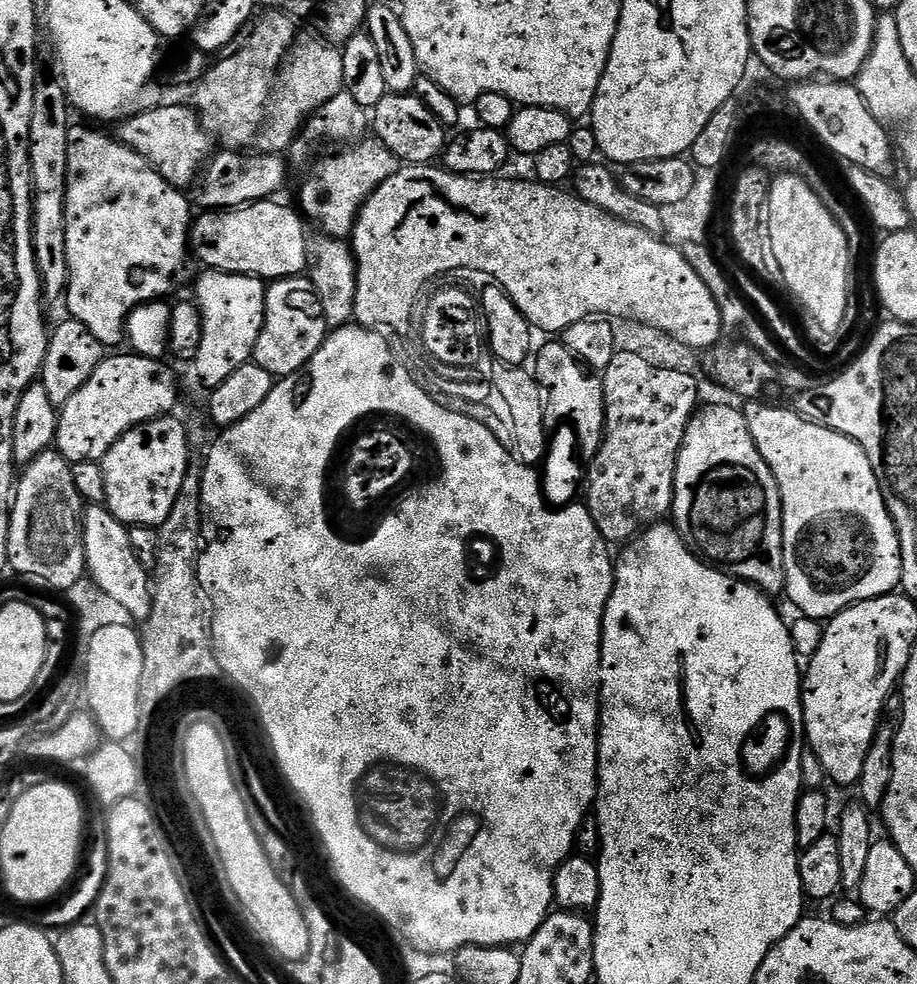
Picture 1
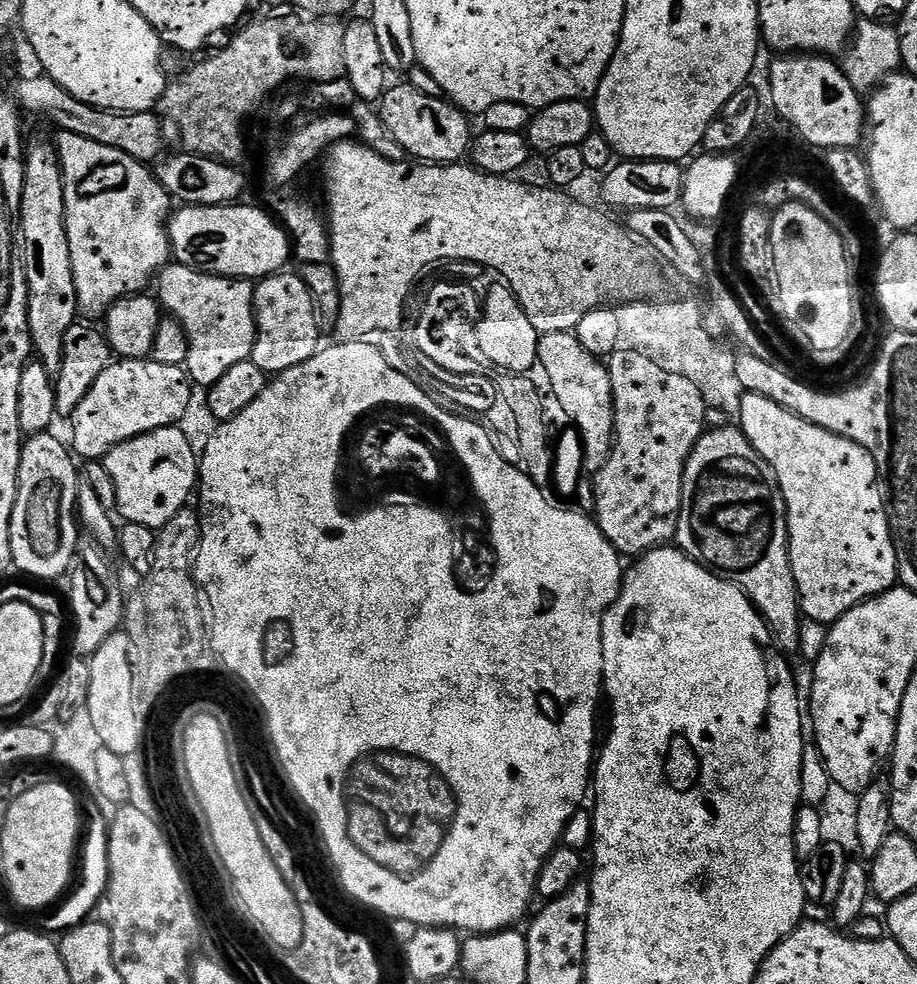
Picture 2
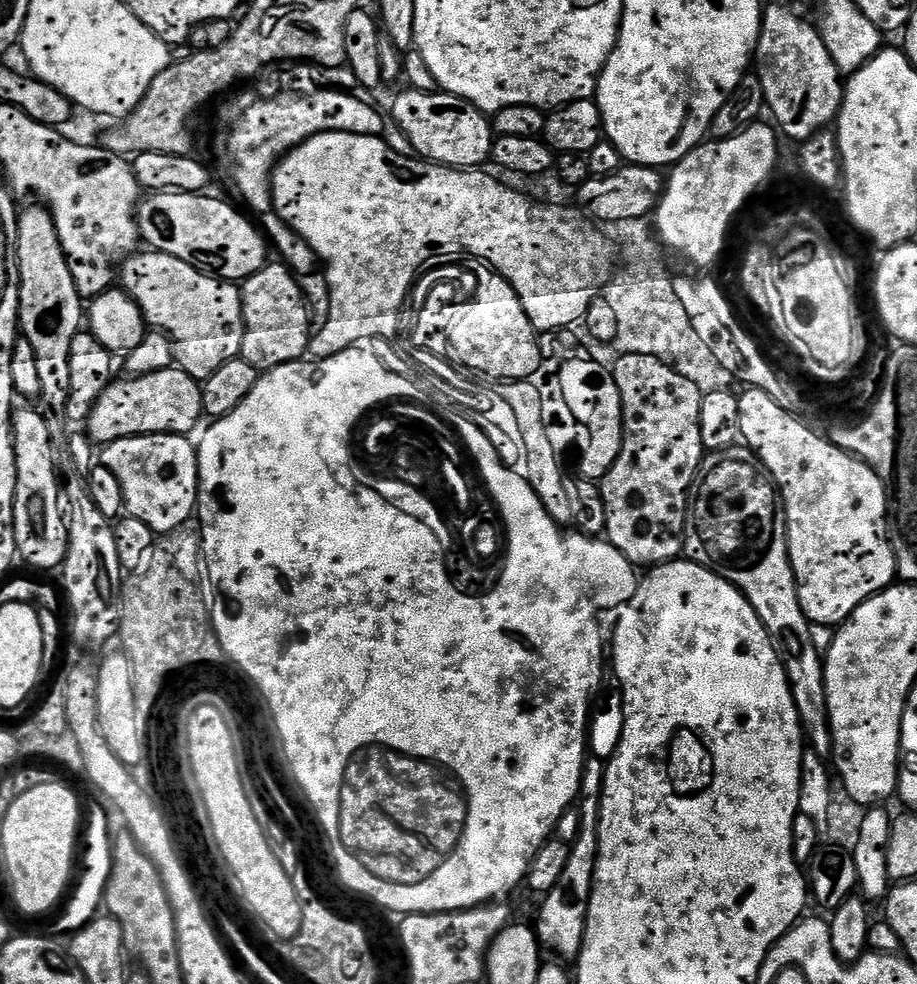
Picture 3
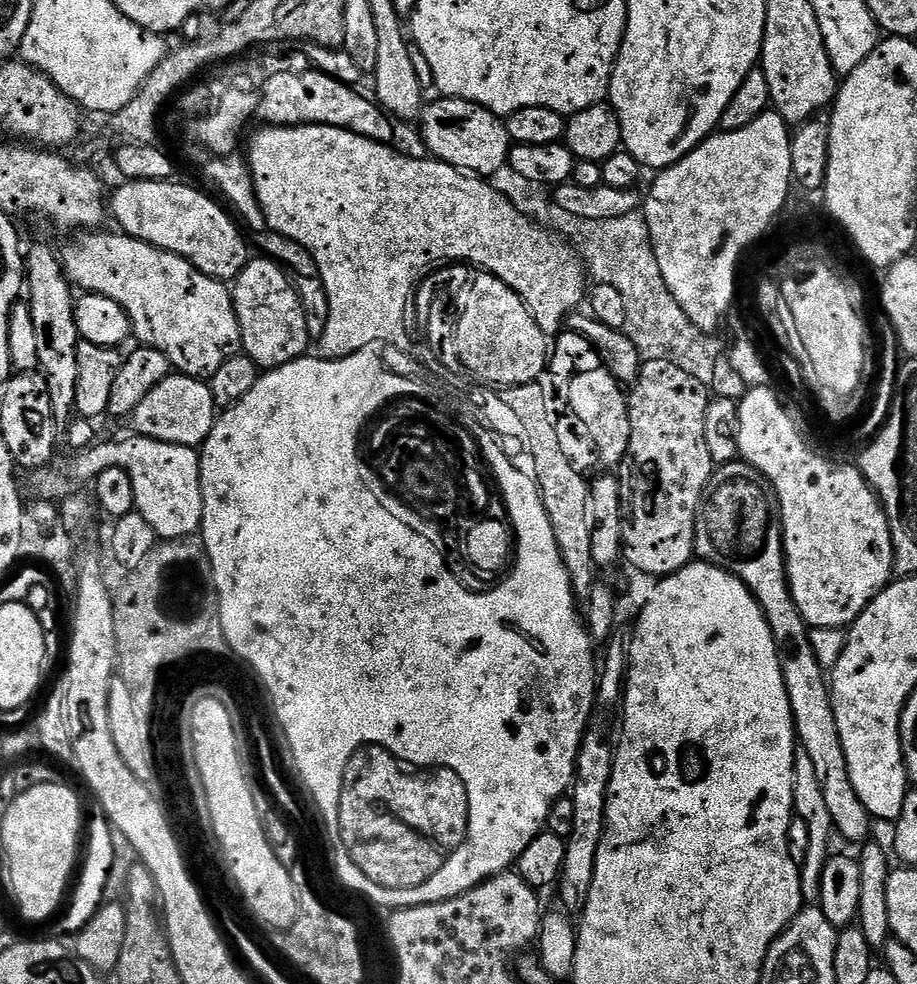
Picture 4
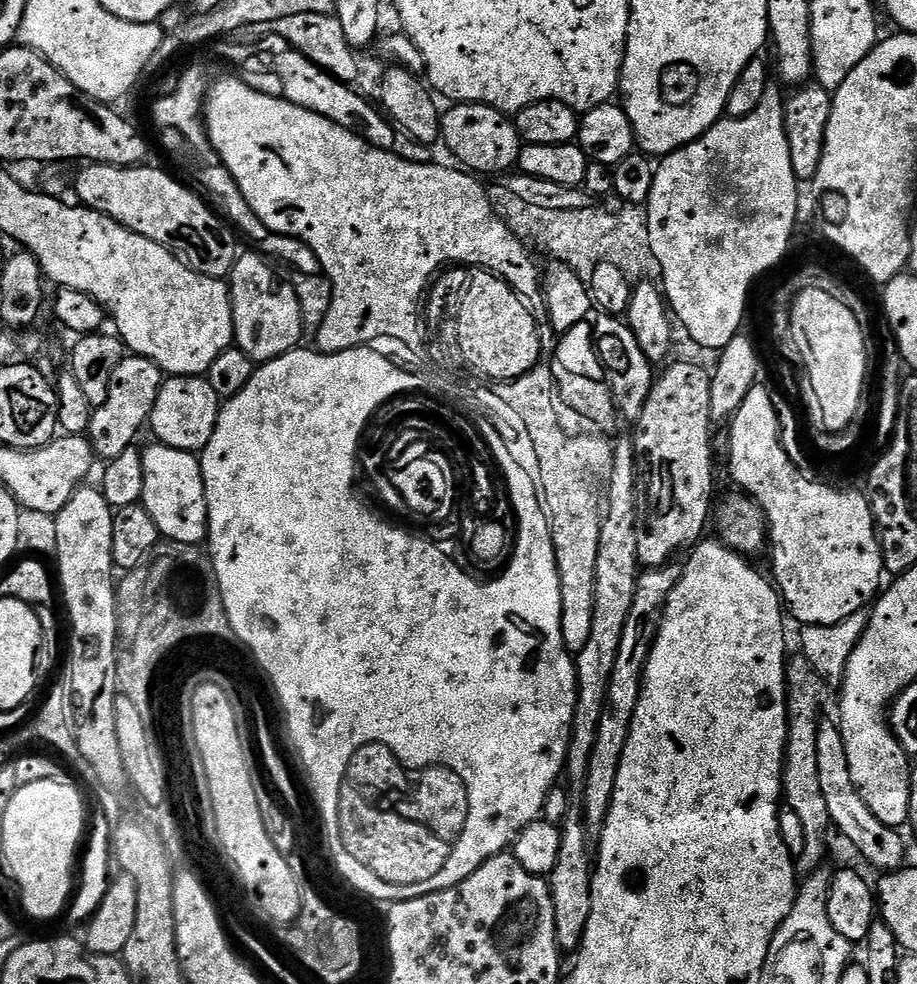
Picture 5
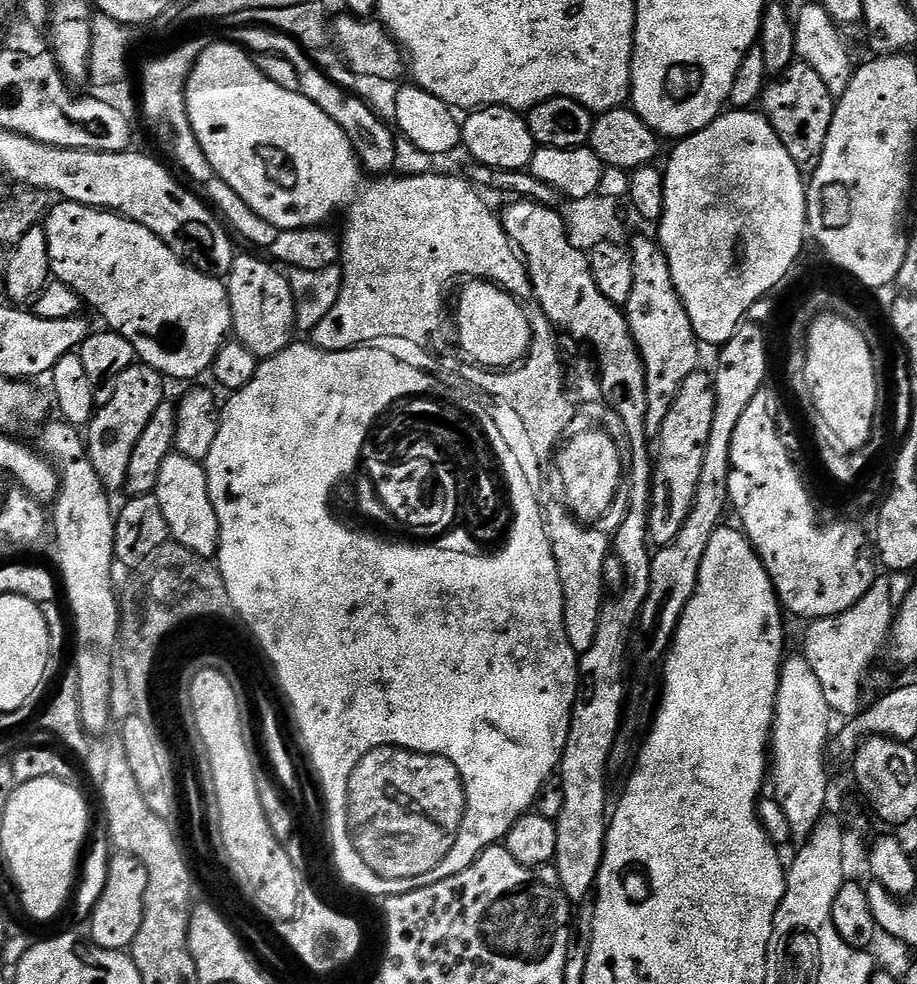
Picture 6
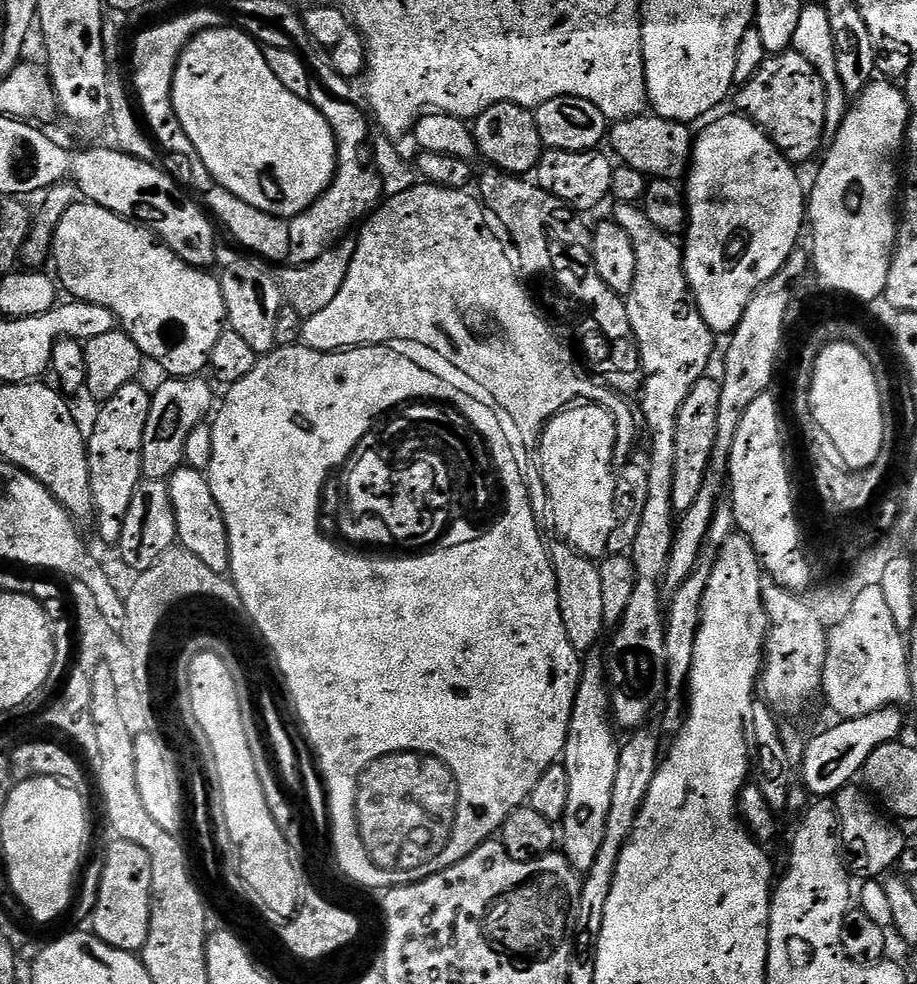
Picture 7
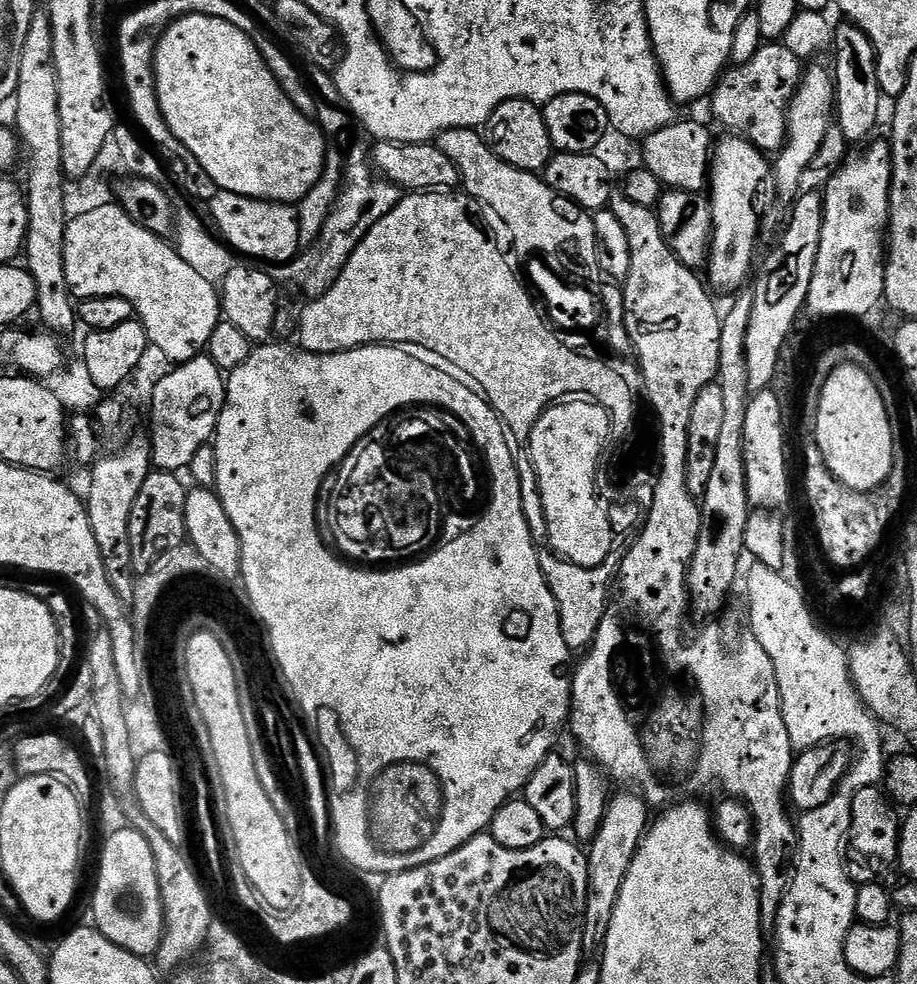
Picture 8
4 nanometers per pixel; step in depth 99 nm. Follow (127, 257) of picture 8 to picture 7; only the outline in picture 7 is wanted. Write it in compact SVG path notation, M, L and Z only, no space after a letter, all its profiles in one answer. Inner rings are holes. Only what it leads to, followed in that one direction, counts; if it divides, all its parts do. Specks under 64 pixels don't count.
M78 202L62 214L52 239L50 260L53 265L56 263L55 275L69 297L112 311L122 331L134 338L141 354L164 366L169 377L195 376L208 368L210 350L214 350L214 342L218 342L226 327L224 295L219 279L211 276L211 271L186 263L164 243L157 242L149 229L91 202Z

